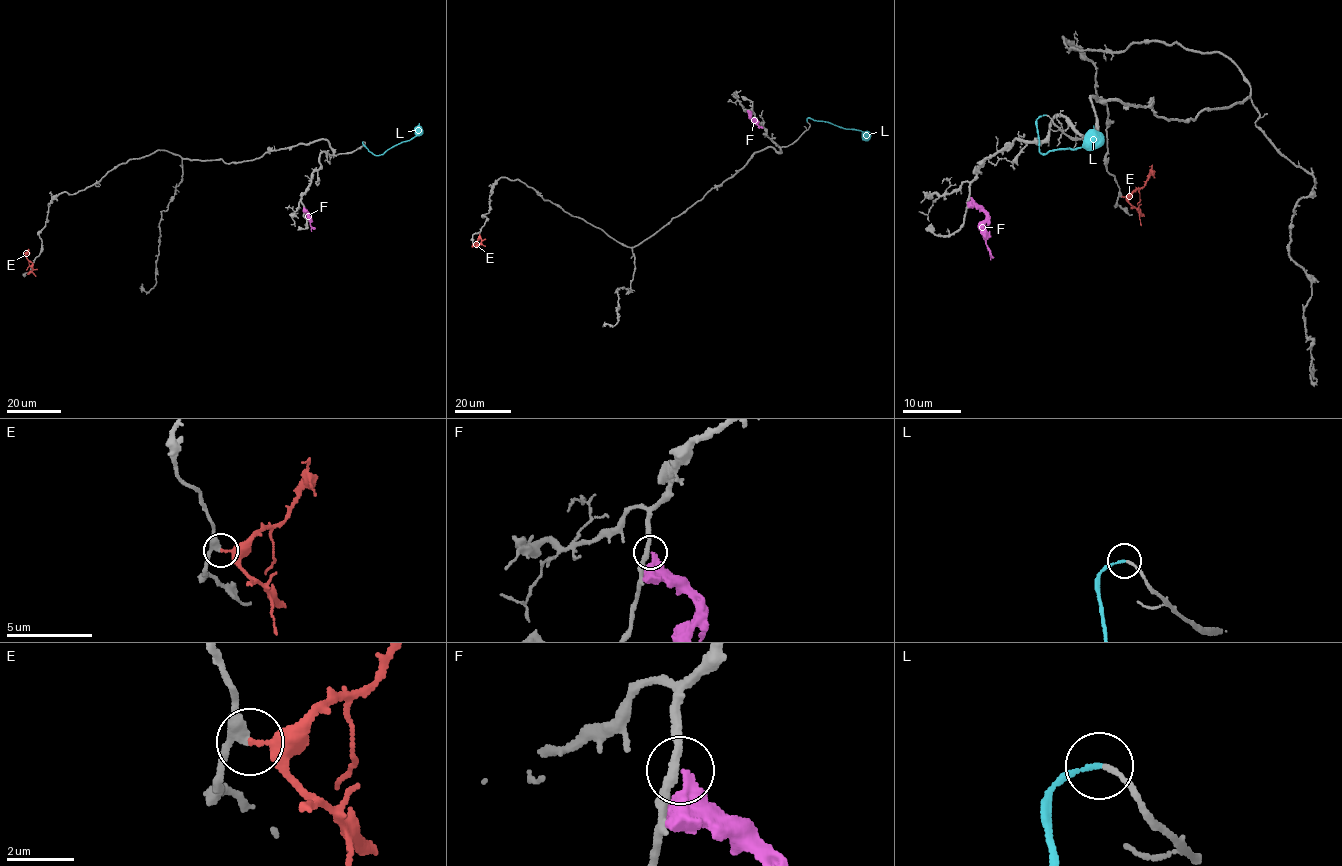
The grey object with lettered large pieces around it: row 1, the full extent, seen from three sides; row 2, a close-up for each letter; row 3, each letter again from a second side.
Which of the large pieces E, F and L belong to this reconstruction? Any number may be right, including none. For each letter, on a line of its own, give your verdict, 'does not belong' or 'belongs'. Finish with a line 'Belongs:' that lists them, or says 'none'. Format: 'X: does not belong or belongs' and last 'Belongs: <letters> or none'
E: does not belong
F: does not belong
L: belongs
Belongs: L

